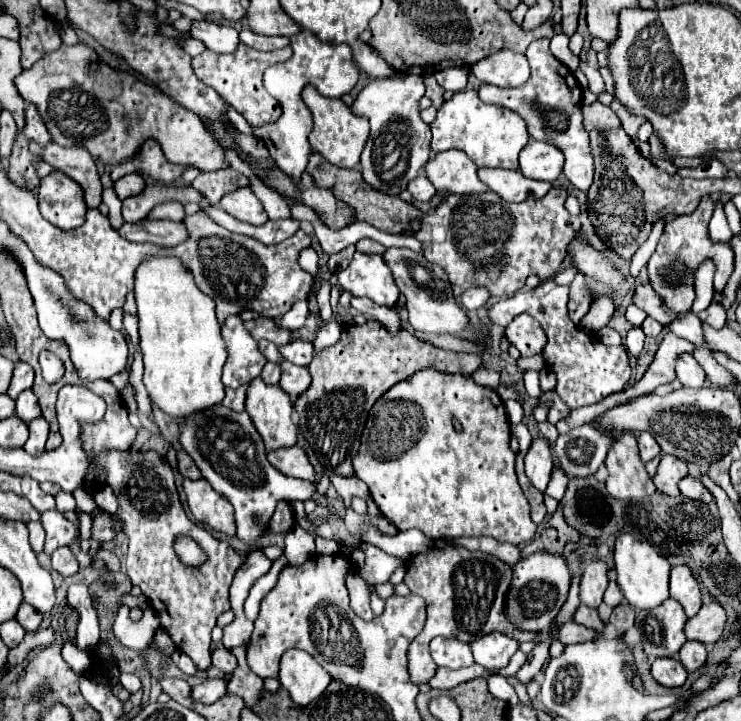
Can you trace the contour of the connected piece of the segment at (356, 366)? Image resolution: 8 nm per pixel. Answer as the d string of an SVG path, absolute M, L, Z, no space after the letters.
M369 319L365 325L347 325L347 329L341 333L341 341L321 349L309 365L313 383L295 401L295 411L301 419L301 431L317 453L319 463L327 471L351 477L351 459L359 451L361 431L365 427L367 415L373 403L387 389L425 367L471 375L481 367L481 363L481 355L437 349L419 341L405 329L401 329L397 335L391 335L379 321L373 319Z

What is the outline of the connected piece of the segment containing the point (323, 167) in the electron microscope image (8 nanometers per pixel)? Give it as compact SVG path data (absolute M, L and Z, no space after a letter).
M313 153L313 155L311 155L309 165L307 165L307 171L315 177L315 183L317 183L317 185L321 185L321 187L335 187L335 195L337 195L339 199L343 199L345 203L349 203L351 207L355 207L359 221L367 221L367 223L371 223L373 227L377 227L377 229L381 229L381 231L387 231L387 233L403 233L403 231L411 229L411 225L409 225L411 219L423 215L417 207L405 203L405 201L399 199L397 195L387 195L387 193L383 193L383 191L375 191L371 185L367 185L367 183L363 181L361 171L333 167L333 165L327 163L327 159L321 157L319 153Z

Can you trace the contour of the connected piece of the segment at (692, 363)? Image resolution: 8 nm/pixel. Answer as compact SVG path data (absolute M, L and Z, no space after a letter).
M681 355L681 359L677 359L677 381L683 387L703 387L705 383L705 371L701 369L701 365L695 361L693 355Z

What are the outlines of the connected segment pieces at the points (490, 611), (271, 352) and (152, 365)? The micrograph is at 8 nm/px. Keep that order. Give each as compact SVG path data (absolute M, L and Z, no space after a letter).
M433 547L427 553L415 555L407 563L405 585L413 595L423 597L427 603L425 629L413 639L409 647L409 673L417 685L429 683L436 673L437 665L429 653L429 641L437 635L449 635L471 643L483 633L501 631L505 635L513 635L517 641L533 641L537 633L517 631L509 621L505 621L503 611L511 573L511 567L497 557L483 551L467 551L463 547L447 547L445 551Z
M263 339L258 342L258 347L268 361L276 363L283 361L283 358L281 357L277 346L274 343L268 342L268 340Z
M149 257L135 271L135 301L139 317L139 345L145 363L145 385L149 397L165 413L171 413L179 419L193 411L207 409L223 401L223 383L221 369L227 359L225 341L221 337L221 325L215 315L215 301L205 295L189 269L181 263L179 257Z

